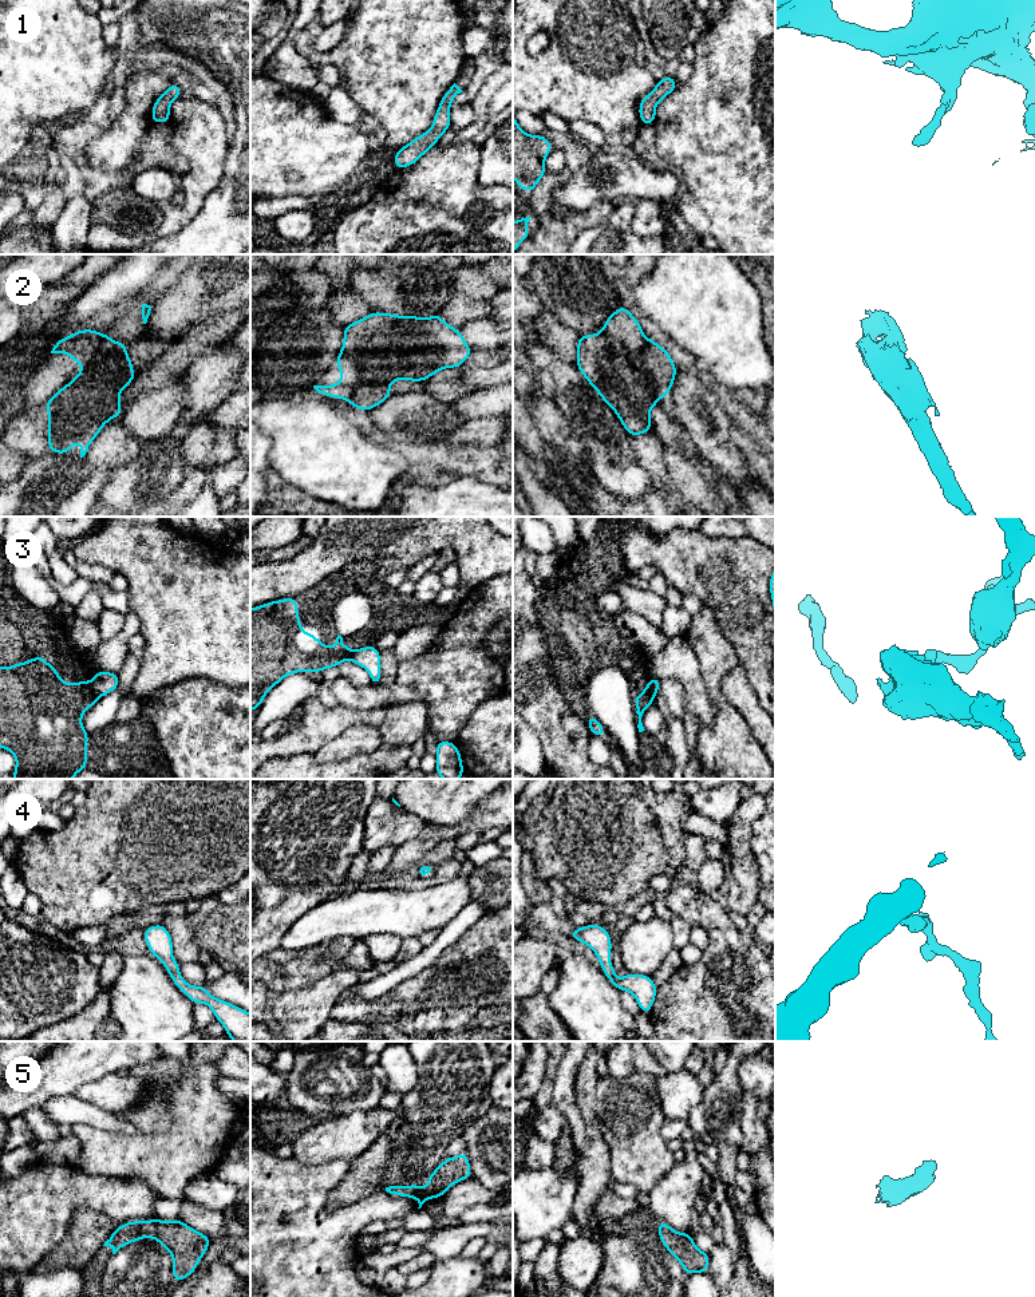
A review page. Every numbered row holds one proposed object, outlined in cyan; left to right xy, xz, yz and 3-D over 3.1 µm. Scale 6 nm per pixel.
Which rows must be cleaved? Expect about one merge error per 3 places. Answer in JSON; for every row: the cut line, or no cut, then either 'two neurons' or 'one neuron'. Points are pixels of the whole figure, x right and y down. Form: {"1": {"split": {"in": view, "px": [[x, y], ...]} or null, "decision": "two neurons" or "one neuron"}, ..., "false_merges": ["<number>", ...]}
{"1": {"split": null, "decision": "one neuron"}, "2": {"split": {"in": "yz", "px": [[646, 339], [644, 366], [659, 400]]}, "decision": "two neurons"}, "3": {"split": {"in": "xy", "px": [[90, 681], [91, 689], [98, 698]]}, "decision": "two neurons"}, "4": {"split": null, "decision": "one neuron"}, "5": {"split": null, "decision": "one neuron"}, "false_merges": ["2", "3"]}

